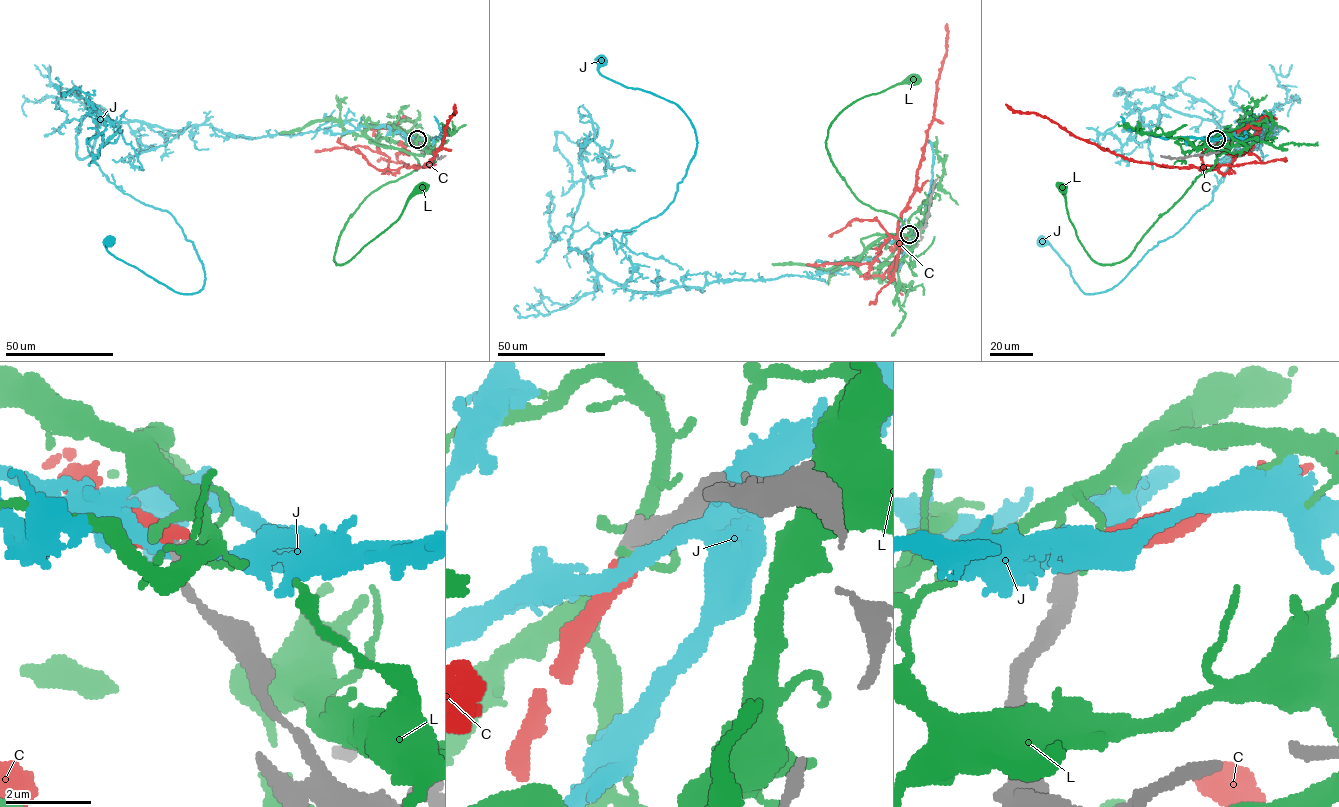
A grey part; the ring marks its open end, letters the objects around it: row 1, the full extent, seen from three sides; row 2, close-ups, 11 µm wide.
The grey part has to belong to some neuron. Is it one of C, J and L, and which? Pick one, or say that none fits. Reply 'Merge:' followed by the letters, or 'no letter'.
Merge: C

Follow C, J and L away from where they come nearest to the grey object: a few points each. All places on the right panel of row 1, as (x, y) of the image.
C: (1216, 139), (1257, 128), (1254, 144), (1221, 173), (1217, 166), (1129, 160), (1006, 104)
J: (1215, 140), (1274, 124), (1240, 129), (1212, 200), (1111, 288), (1085, 294), (1041, 240)
L: (1215, 139), (1228, 134), (1231, 147), (1118, 262), (1091, 258), (1069, 218), (1063, 187)

